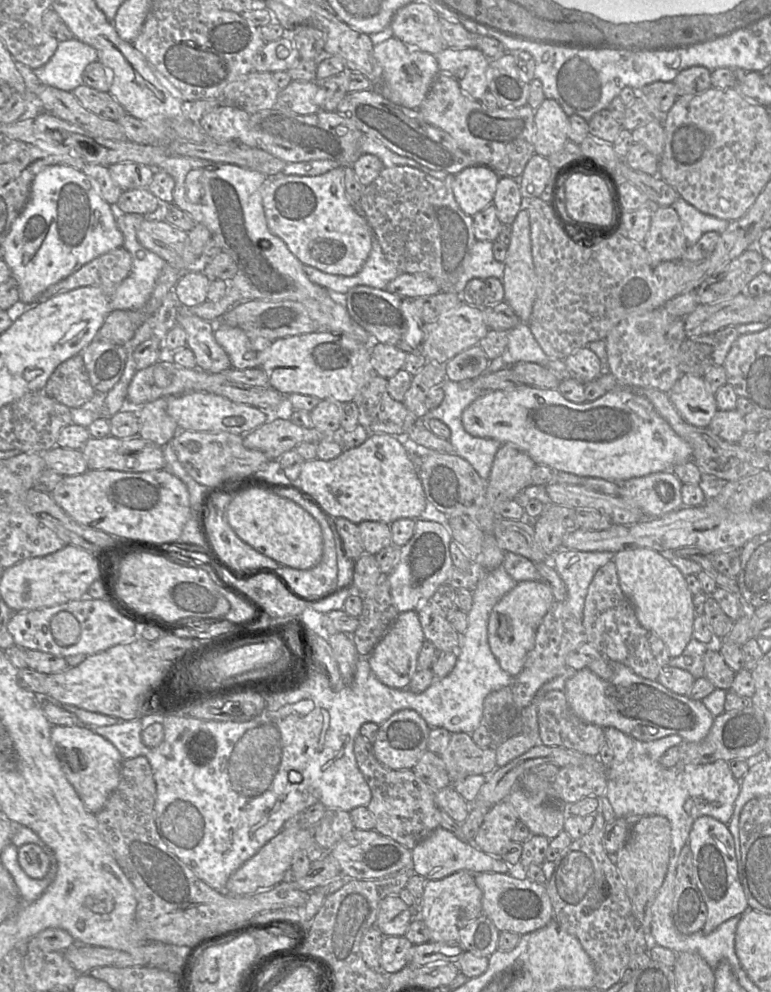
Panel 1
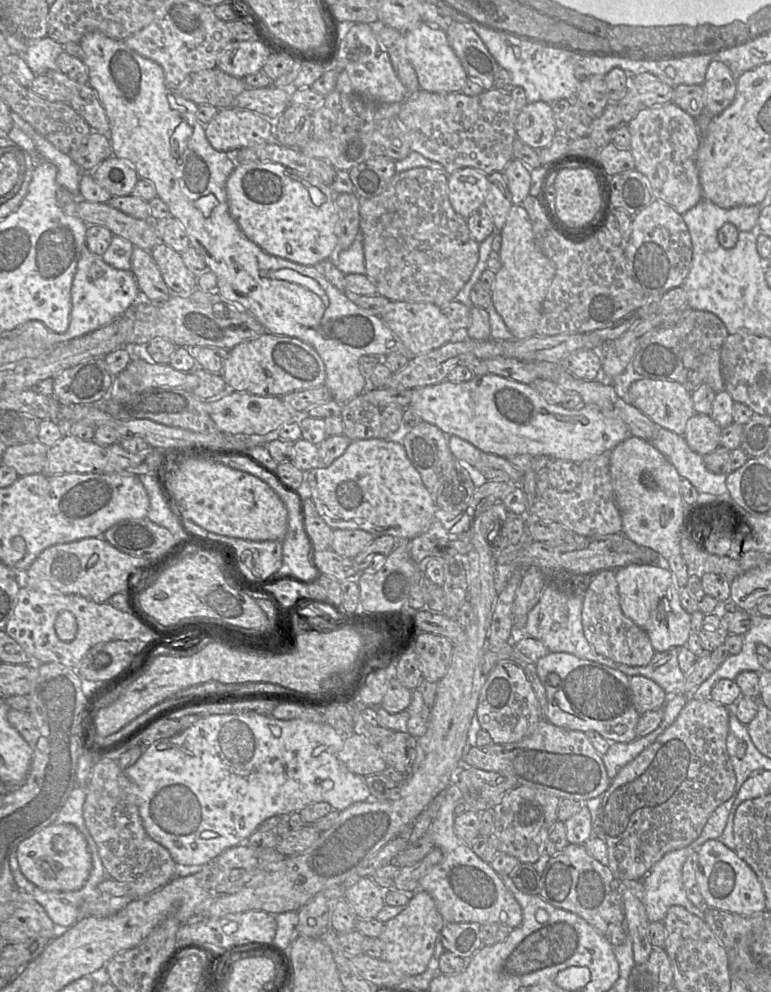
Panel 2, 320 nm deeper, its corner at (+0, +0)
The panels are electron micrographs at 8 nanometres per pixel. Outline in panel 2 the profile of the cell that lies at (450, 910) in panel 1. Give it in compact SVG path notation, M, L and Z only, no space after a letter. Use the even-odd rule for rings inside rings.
M417 889L401 913L384 923L379 938L384 942L381 960L387 961L395 971L408 976L422 974L433 956L435 943L445 921L436 908L434 899L424 890Z

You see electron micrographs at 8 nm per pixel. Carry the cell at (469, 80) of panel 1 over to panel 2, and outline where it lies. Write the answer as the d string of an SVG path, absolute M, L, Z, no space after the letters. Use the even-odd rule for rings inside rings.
M422 22L404 34L408 59L414 67L421 90L432 93L458 93L464 88L468 75L460 59L448 43L446 32Z

